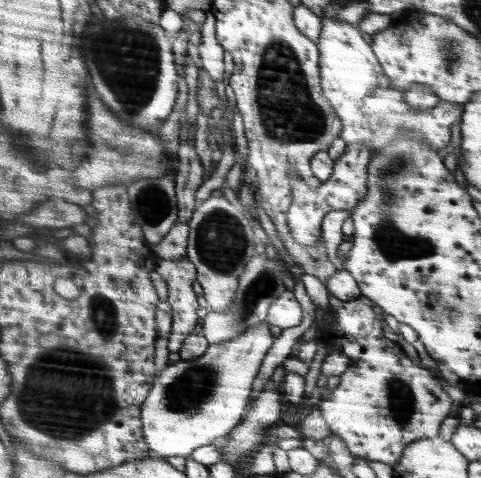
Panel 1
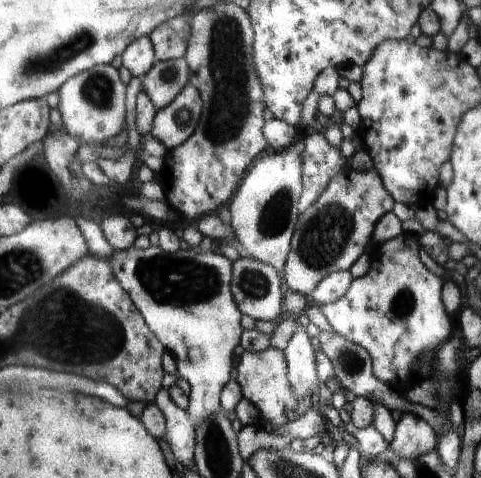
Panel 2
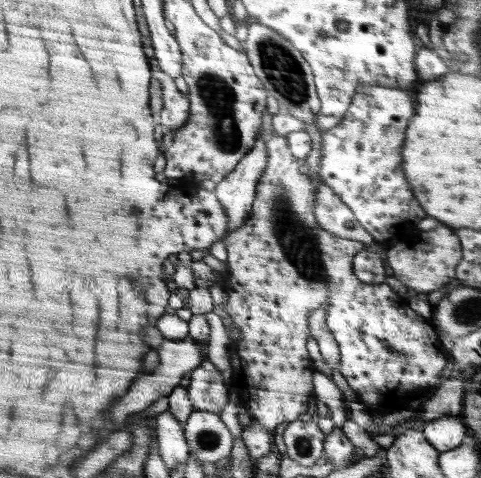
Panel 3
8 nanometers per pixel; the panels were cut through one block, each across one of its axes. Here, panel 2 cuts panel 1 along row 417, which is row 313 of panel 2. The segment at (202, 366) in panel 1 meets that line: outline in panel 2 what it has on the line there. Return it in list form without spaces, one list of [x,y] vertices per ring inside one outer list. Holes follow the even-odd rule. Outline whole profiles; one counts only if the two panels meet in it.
[[[159,244],[149,246],[147,250],[131,248],[127,252],[115,252],[109,260],[115,268],[115,276],[123,284],[123,288],[131,294],[135,300],[135,306],[139,312],[143,312],[143,318],[151,326],[151,330],[159,336],[167,352],[177,362],[177,372],[181,378],[185,378],[191,386],[191,404],[189,414],[195,420],[195,426],[199,426],[203,420],[211,418],[215,412],[223,408],[223,392],[231,378],[235,378],[235,348],[243,342],[243,310],[239,308],[239,302],[233,292],[233,280],[235,280],[235,262],[221,256],[219,252],[203,252],[199,248],[179,250],[175,254],[163,250]]]

